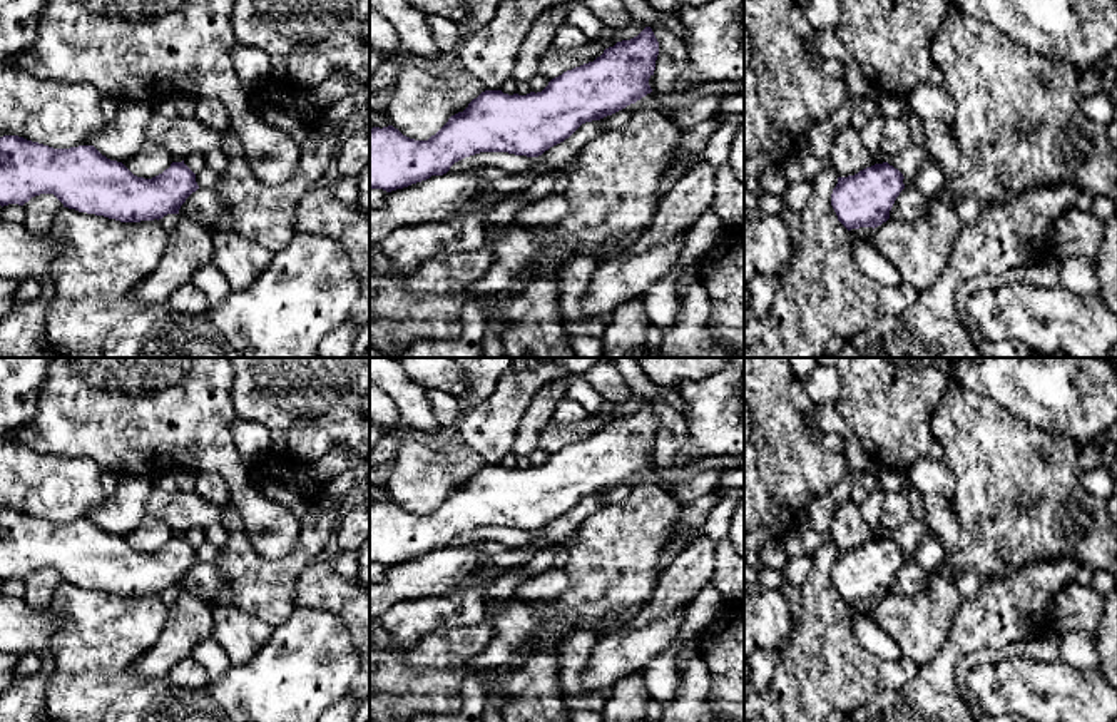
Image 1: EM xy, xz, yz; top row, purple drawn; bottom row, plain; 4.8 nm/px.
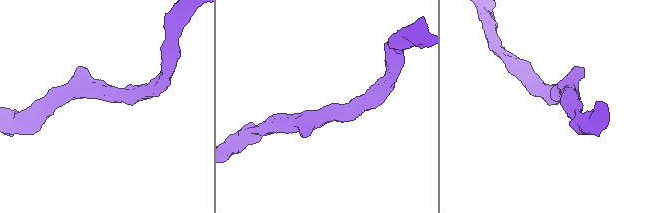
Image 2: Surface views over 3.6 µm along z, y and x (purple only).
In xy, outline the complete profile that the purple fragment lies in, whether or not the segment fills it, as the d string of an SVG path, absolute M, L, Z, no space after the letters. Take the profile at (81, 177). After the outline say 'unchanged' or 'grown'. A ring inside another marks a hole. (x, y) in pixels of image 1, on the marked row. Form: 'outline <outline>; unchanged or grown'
outline M18 135L0 137L0 206L23 206L40 194L54 194L64 207L104 216L120 222L140 222L179 214L186 199L199 189L196 174L182 162L172 162L162 174L144 179L122 162L110 160L94 145L54 149Z; unchanged

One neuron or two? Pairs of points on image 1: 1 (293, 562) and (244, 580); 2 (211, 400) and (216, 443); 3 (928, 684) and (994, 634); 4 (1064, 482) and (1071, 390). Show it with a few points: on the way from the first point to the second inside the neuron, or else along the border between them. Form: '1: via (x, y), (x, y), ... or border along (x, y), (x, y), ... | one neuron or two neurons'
1: via (281, 574), (275, 580), (256, 580) | one neuron
2: via (211, 410), (211, 433) | one neuron
3: via (942, 667), (977, 634) | one neuron
4: border along (1029, 427), (1039, 432), (1064, 435), (1076, 443) | two neurons

